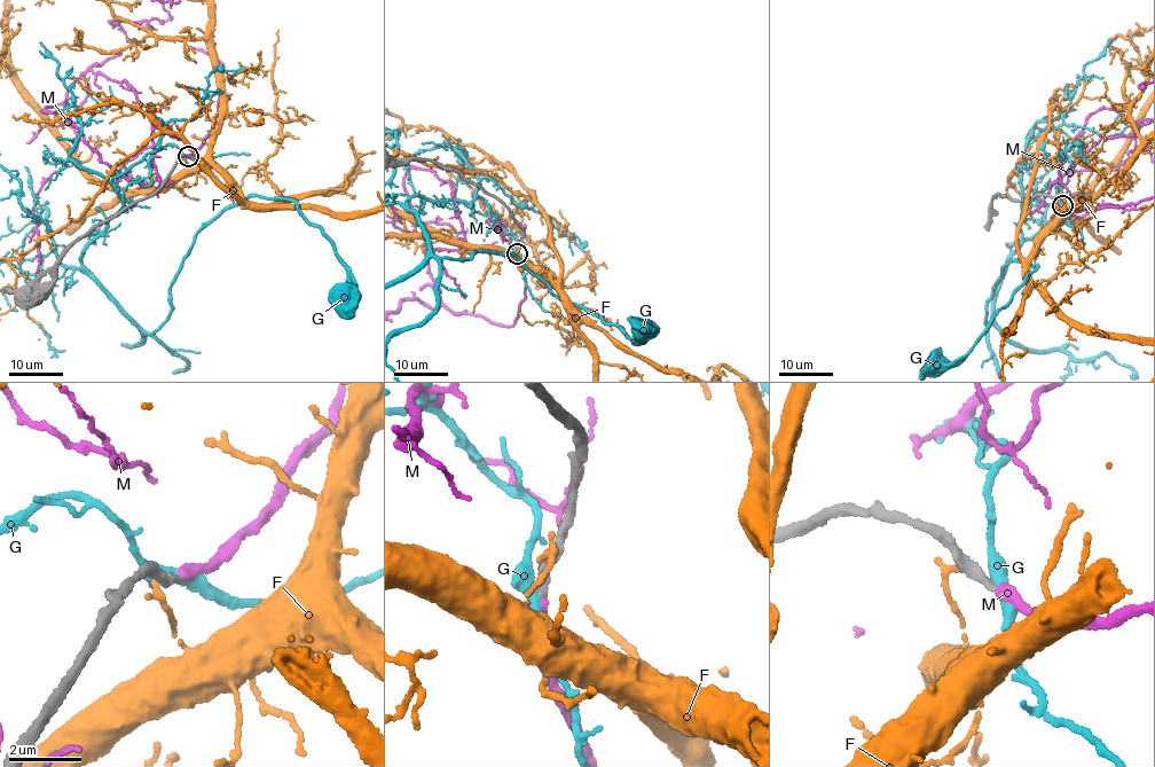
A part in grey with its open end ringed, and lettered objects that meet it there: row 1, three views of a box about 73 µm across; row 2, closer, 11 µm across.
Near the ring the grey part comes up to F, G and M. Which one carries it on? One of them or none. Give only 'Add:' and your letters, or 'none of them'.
Add: M

